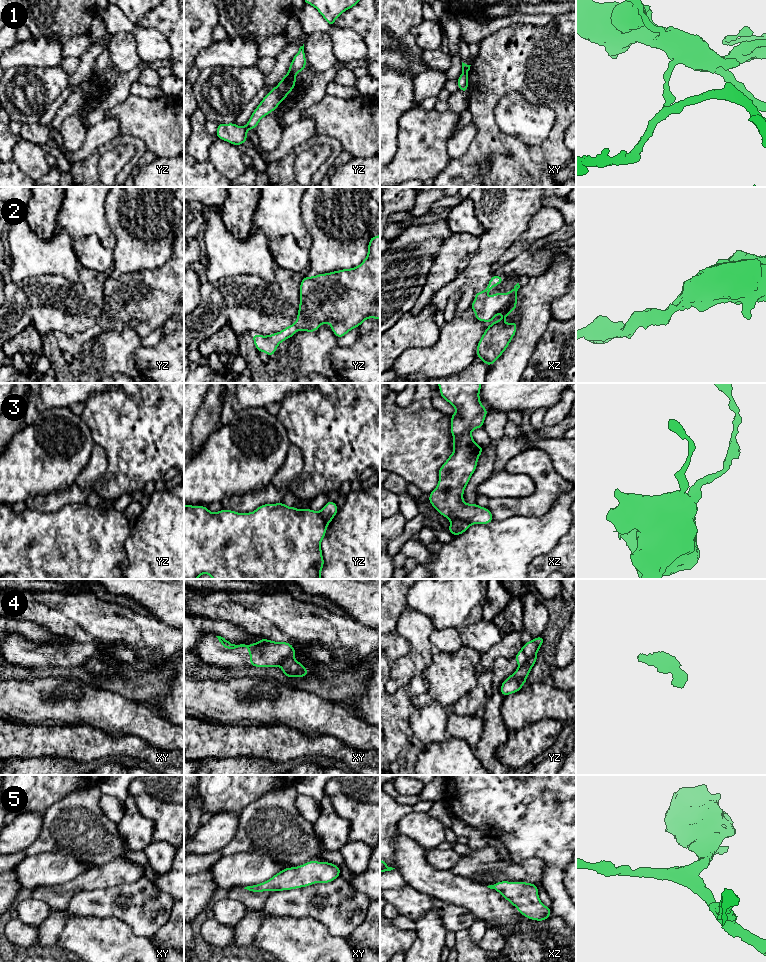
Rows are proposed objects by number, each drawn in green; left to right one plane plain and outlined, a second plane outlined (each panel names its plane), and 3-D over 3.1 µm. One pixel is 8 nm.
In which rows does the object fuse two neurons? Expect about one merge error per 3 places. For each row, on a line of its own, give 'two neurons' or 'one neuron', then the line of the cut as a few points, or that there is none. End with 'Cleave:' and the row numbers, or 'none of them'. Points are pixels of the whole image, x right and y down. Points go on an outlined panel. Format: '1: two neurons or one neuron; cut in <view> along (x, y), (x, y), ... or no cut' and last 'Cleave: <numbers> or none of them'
1: two neurons; cut in yz along (289, 71), (294, 76)
2: one neuron; no cut
3: two neurons; cut in xz along (451, 520), (466, 520), (471, 523)
4: two neurons; cut in yz along (535, 656), (531, 656), (519, 666)
5: one neuron; no cut
Cleave: 1, 3, 4

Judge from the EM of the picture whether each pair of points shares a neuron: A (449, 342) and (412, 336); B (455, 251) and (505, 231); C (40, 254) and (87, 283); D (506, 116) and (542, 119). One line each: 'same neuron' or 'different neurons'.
A: different neurons
B: different neurons
C: different neurons
D: same neuron

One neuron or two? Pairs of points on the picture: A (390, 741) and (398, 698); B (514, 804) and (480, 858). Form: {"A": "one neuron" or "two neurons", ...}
{"A": "one neuron", "B": "two neurons"}

